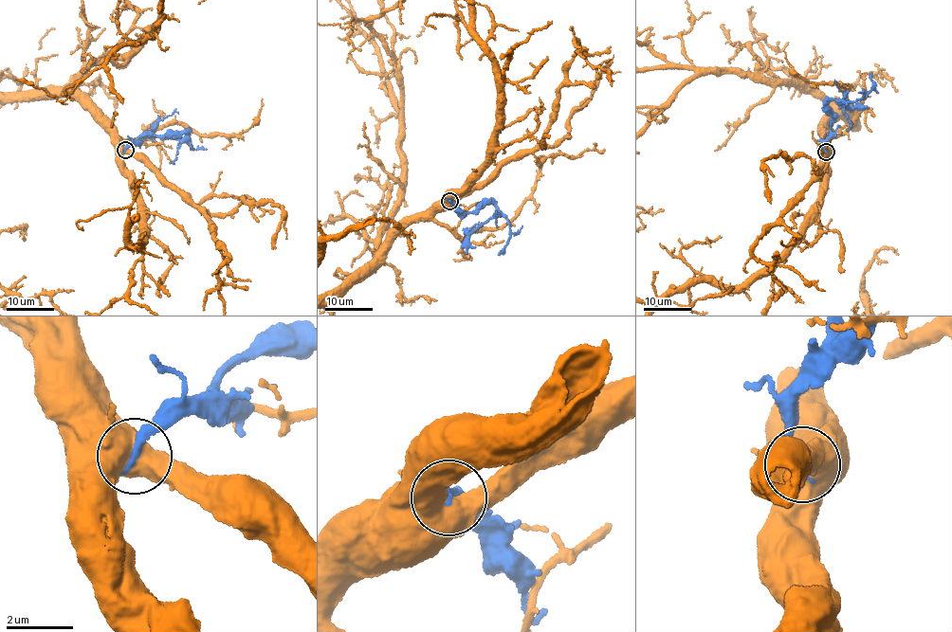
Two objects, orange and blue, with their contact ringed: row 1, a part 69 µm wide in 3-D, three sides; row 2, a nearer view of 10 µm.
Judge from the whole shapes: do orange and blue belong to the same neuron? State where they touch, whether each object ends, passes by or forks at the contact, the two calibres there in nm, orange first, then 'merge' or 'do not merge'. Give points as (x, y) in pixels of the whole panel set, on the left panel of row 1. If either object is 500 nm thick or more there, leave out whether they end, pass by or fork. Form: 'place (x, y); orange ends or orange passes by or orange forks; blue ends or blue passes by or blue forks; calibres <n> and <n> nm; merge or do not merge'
place (125, 150); calibres 600 and 280 nm; do not merge

